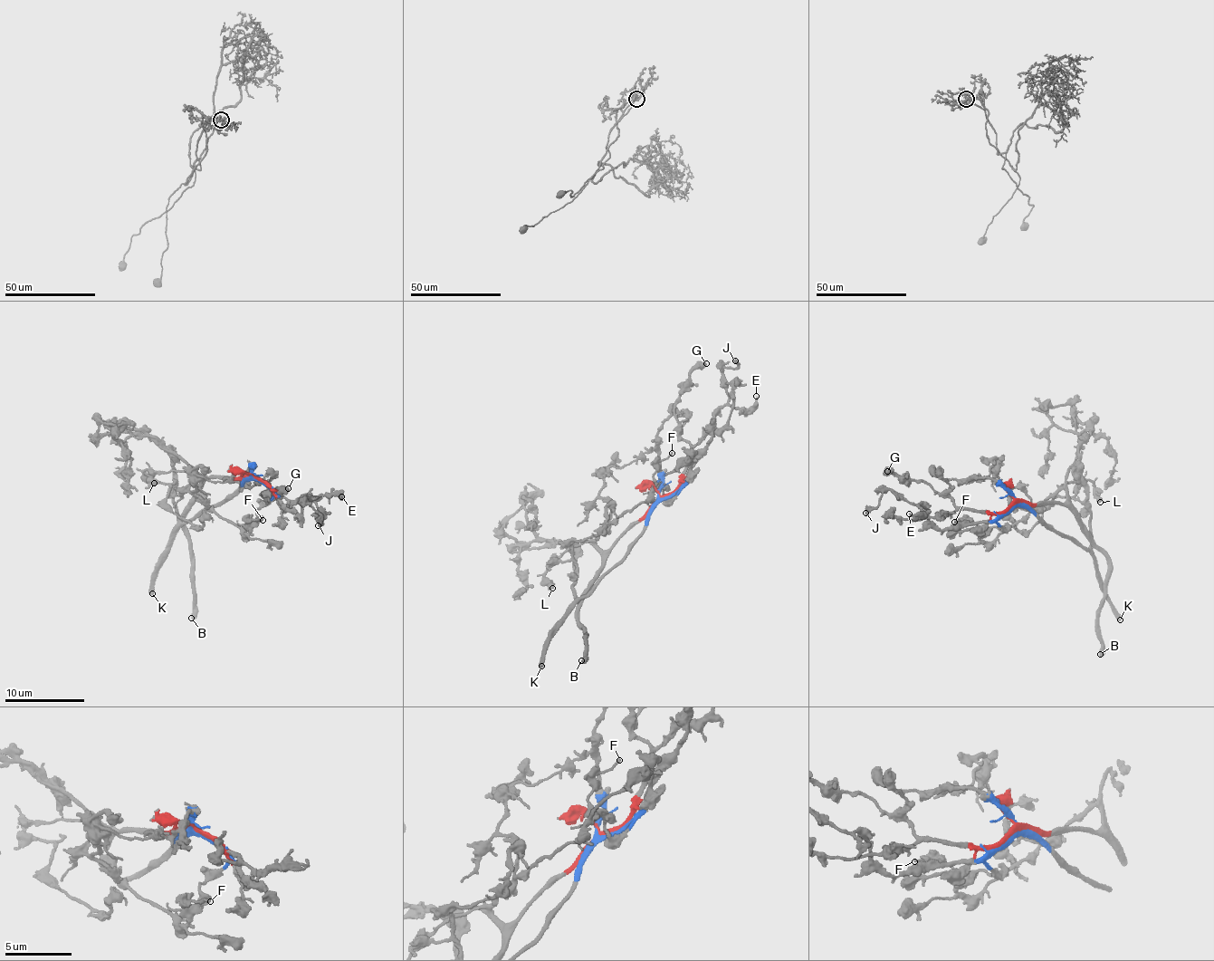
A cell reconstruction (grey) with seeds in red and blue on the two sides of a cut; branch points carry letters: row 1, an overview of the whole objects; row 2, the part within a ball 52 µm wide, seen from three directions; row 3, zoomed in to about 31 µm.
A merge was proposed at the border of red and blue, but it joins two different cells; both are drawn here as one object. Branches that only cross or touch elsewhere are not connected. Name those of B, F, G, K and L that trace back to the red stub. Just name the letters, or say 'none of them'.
B, G, L

